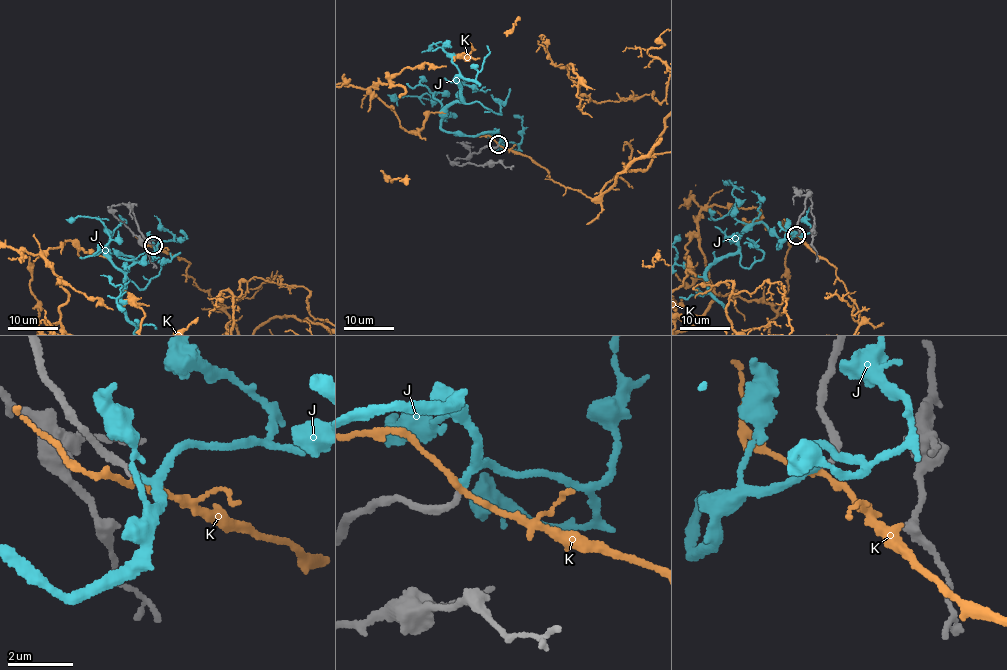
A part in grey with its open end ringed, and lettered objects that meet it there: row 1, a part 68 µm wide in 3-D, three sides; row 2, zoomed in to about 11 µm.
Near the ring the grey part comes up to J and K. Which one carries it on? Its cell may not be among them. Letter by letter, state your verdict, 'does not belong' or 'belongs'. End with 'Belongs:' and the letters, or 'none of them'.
J: belongs
K: does not belong
Belongs: J

